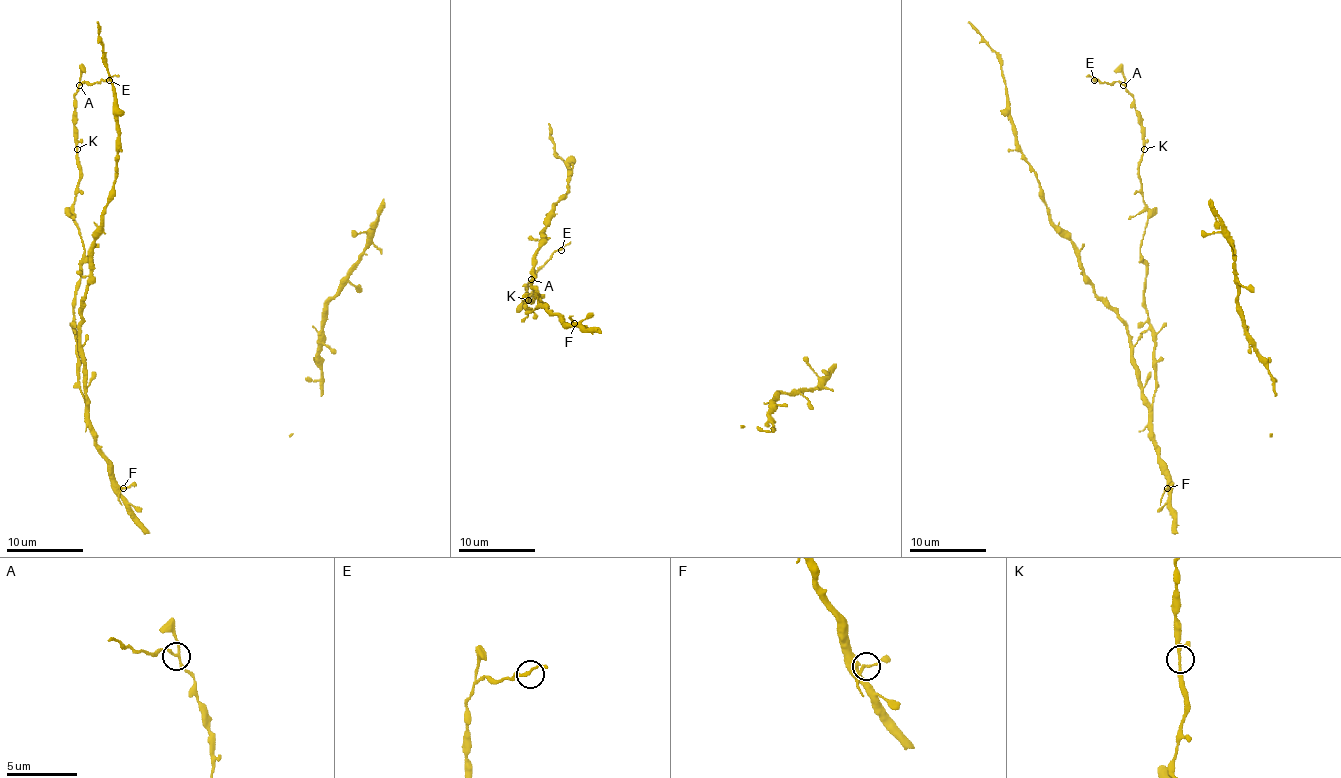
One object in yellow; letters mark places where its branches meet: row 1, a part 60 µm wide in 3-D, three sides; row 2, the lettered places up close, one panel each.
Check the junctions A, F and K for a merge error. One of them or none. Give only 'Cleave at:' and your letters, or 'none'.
Cleave at: A

